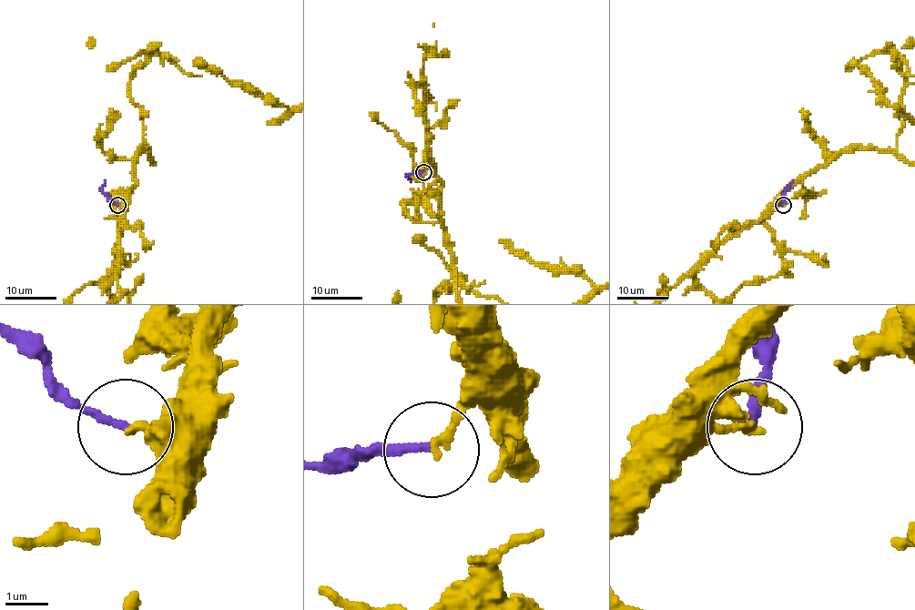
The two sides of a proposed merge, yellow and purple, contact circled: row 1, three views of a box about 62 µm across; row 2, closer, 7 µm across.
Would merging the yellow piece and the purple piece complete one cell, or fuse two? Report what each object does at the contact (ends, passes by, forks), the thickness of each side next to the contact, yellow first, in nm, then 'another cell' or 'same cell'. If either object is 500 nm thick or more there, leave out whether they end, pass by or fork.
yellow ends there; purple ends there; 170 nm thick on the yellow side, 180 nm on the other; another cell

